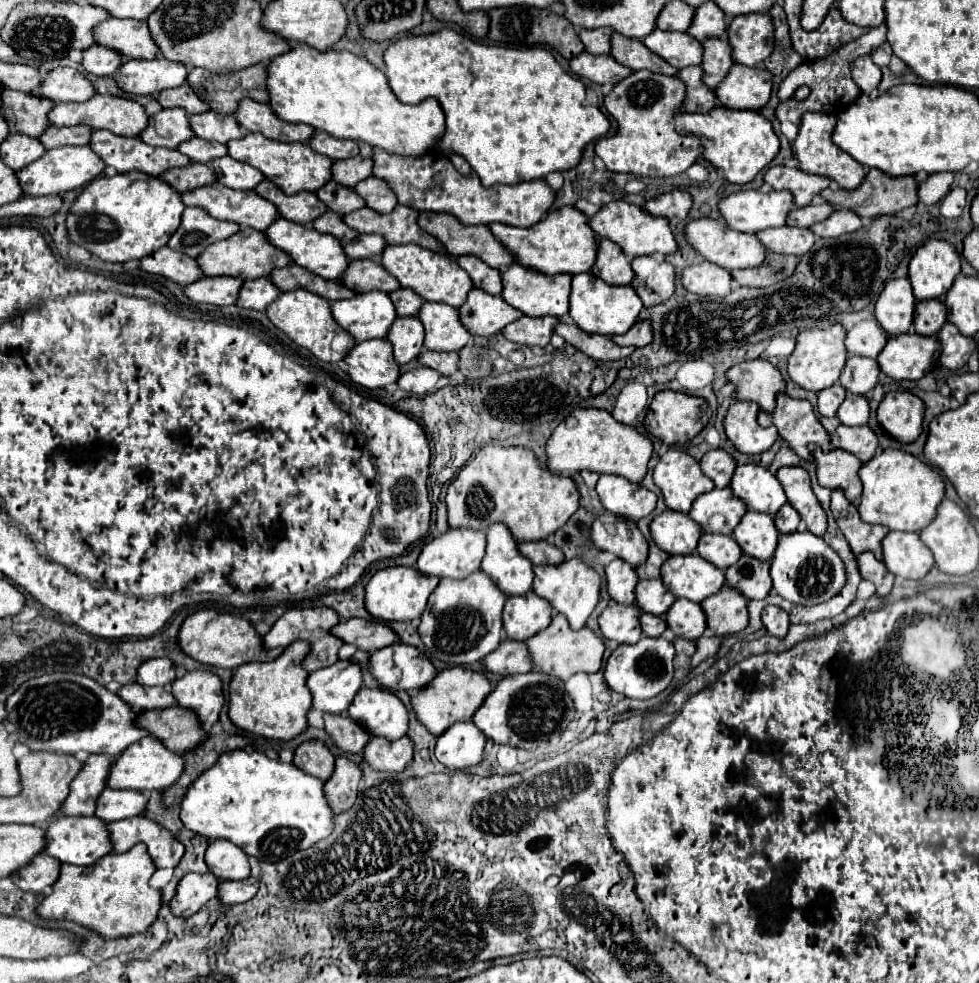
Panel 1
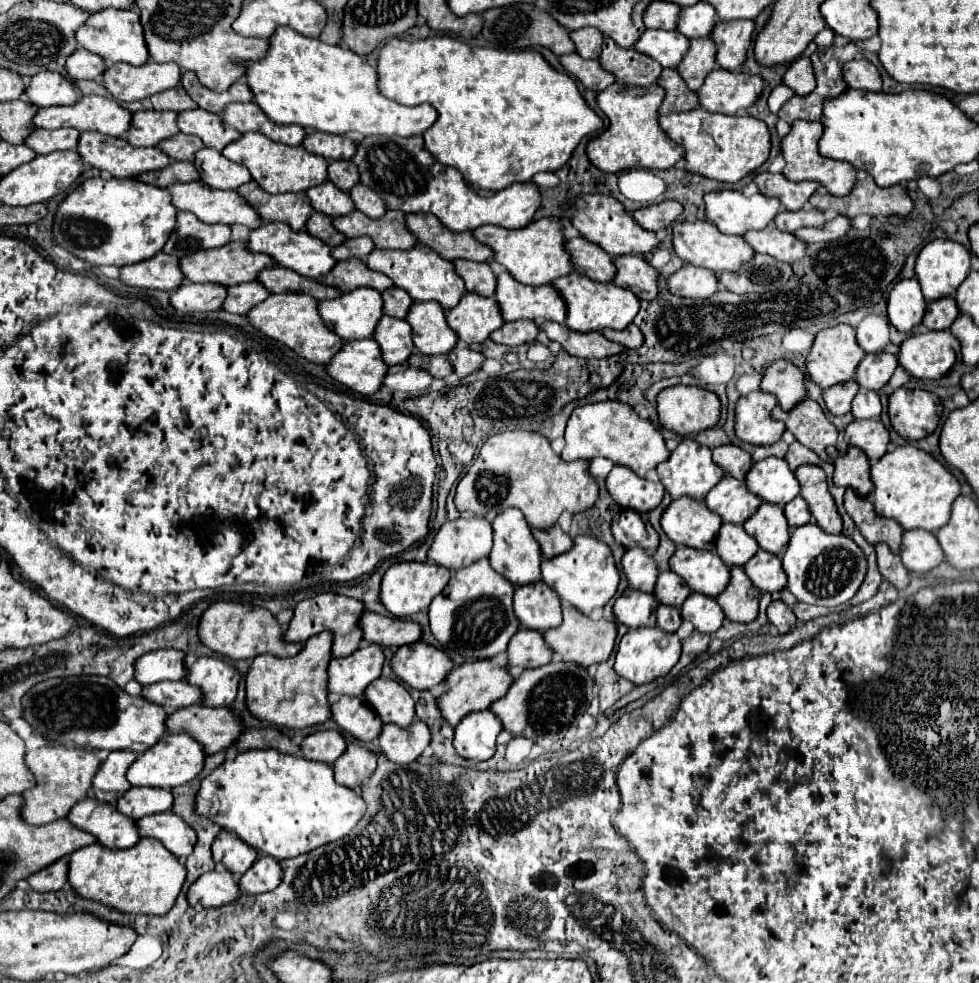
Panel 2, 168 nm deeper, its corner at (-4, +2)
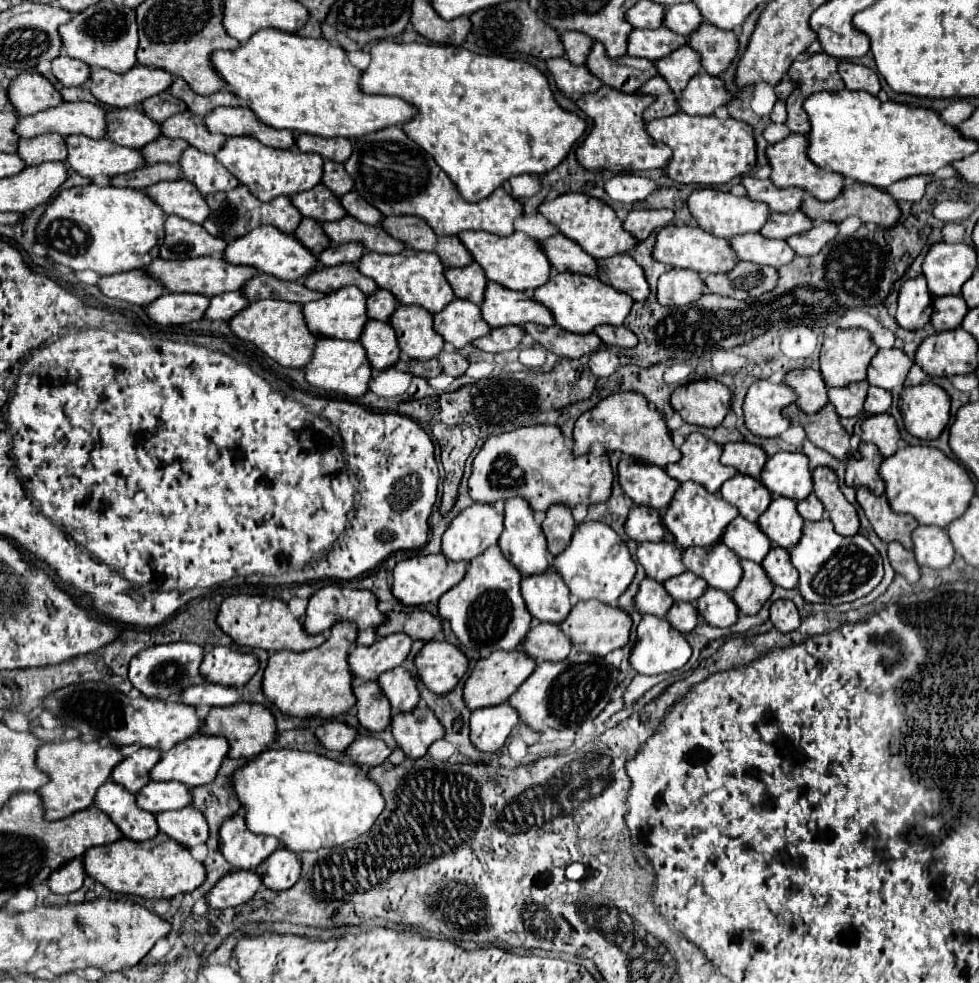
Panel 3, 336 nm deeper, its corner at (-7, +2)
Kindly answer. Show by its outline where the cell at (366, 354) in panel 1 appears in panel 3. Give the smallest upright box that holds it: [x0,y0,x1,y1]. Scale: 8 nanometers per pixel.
[304,338,372,398]

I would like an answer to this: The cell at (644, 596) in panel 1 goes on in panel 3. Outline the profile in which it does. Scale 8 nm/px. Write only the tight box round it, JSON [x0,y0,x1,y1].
[664,572,708,604]

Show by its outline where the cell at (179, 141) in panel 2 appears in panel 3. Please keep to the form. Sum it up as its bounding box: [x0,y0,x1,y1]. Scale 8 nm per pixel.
[140,136,188,164]

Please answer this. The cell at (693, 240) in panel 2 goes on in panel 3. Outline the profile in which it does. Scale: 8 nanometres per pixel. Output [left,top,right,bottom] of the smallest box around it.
[652,224,736,274]

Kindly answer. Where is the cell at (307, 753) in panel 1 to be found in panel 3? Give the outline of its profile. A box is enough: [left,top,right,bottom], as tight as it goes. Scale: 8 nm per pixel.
[316,720,358,752]

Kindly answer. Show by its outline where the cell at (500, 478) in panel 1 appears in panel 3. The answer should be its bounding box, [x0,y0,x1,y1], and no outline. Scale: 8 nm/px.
[468,424,614,512]

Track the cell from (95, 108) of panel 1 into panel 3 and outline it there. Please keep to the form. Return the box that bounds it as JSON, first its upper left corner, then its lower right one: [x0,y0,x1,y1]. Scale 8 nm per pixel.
[16,102,106,138]

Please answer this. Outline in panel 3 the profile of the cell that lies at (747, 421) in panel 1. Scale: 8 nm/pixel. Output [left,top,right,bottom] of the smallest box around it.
[744,380,796,436]

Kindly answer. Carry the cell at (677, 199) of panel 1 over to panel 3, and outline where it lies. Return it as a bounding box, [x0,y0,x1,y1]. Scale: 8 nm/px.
[622,210,674,240]

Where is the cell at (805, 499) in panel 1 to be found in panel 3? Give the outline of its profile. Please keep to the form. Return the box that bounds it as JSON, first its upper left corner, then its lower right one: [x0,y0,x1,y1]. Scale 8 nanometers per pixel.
[812,466,860,536]

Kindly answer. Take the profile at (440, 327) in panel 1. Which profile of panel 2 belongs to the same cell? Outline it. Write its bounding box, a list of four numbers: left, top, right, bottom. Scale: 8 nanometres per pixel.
[407,302,459,354]

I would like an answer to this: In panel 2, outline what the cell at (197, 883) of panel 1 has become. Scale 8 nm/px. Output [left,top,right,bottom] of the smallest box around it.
[187,870,239,908]

